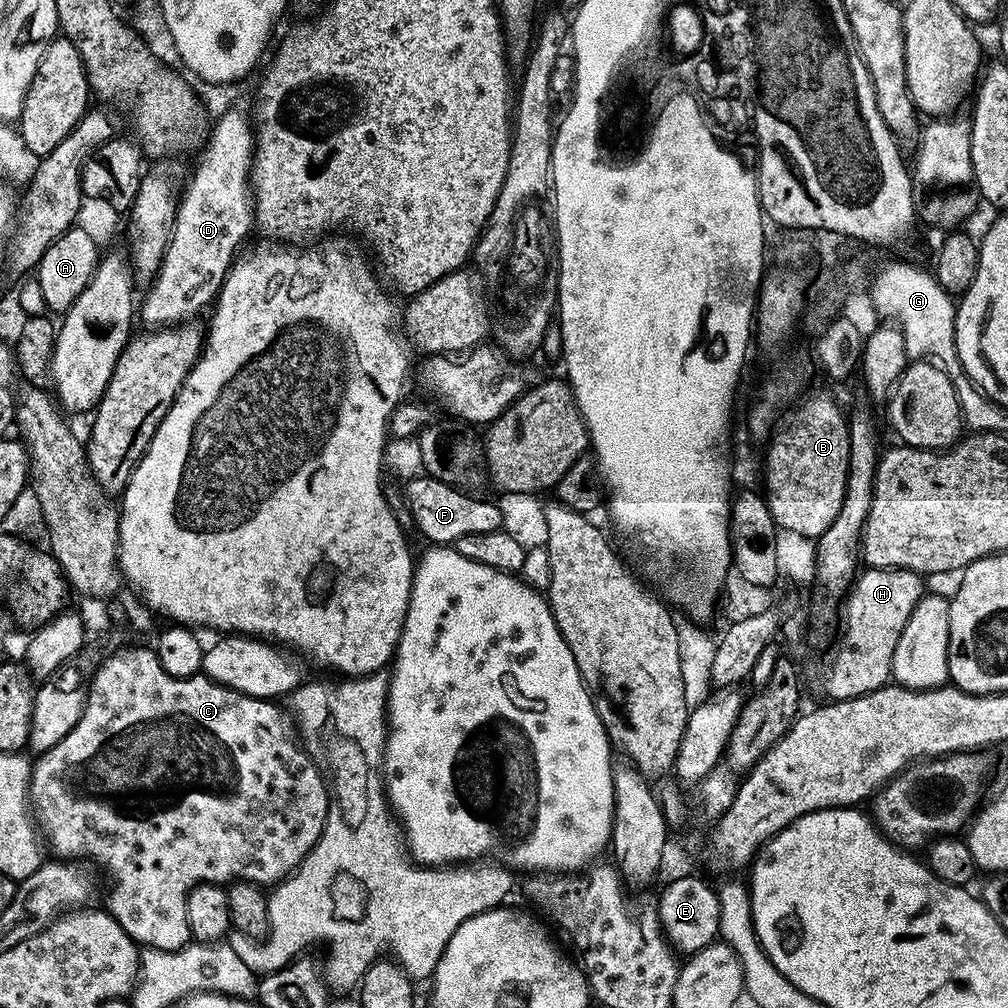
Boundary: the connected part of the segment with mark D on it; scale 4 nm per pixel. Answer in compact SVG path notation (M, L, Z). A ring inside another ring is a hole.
M228 108L220 116L220 121L212 128L212 137L208 140L208 145L204 148L204 153L200 156L200 161L196 164L196 169L191 169L190 178L192 174L192 181L187 181L186 187L183 189L182 195L179 197L179 204L177 205L176 222L173 226L173 234L169 240L169 246L165 251L164 261L161 262L160 272L157 274L155 280L147 289L148 297L144 300L144 305L139 305L138 316L145 320L145 325L148 326L175 326L191 321L192 316L196 316L204 307L207 309L209 305L215 301L216 297L220 295L220 288L224 284L224 279L228 276L228 270L232 267L232 261L238 255L240 243L248 236L248 231L251 233L254 228L254 197L250 191L250 173L252 171L252 157L254 155L254 128L250 123L250 116L243 112L240 108Z

